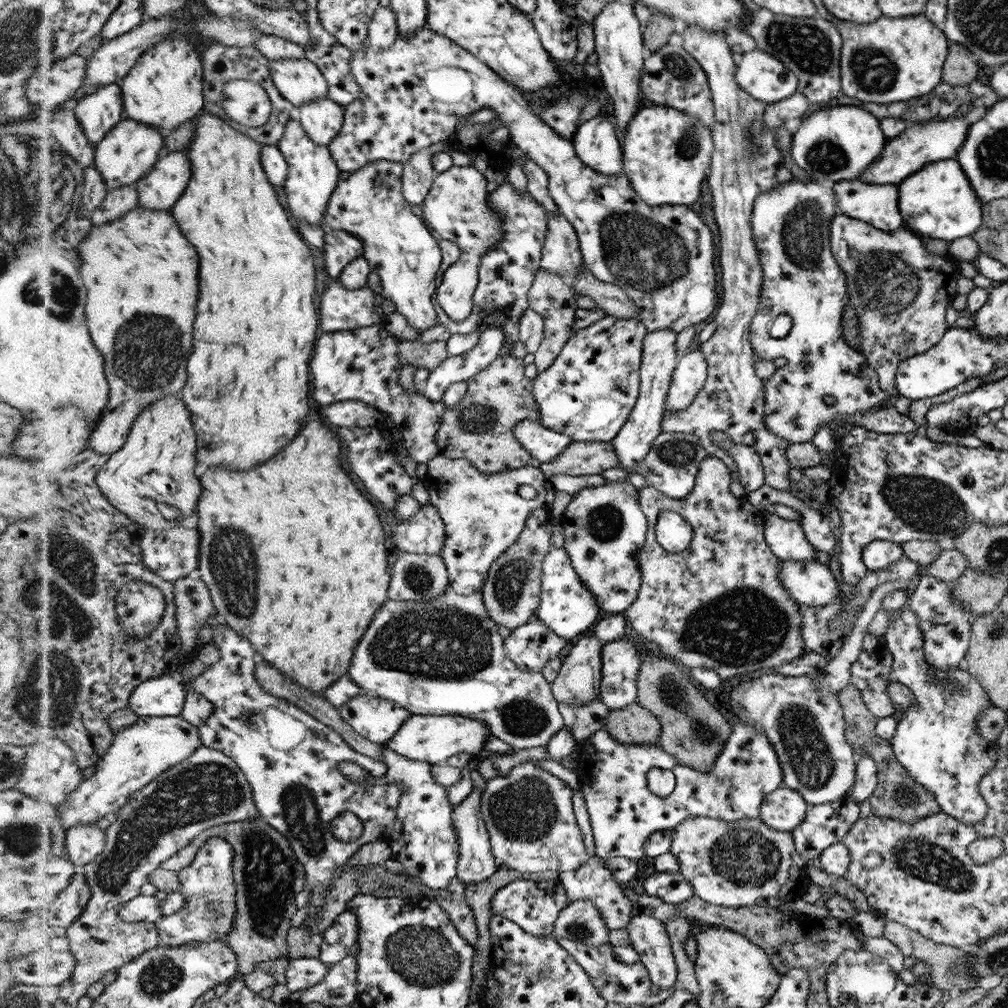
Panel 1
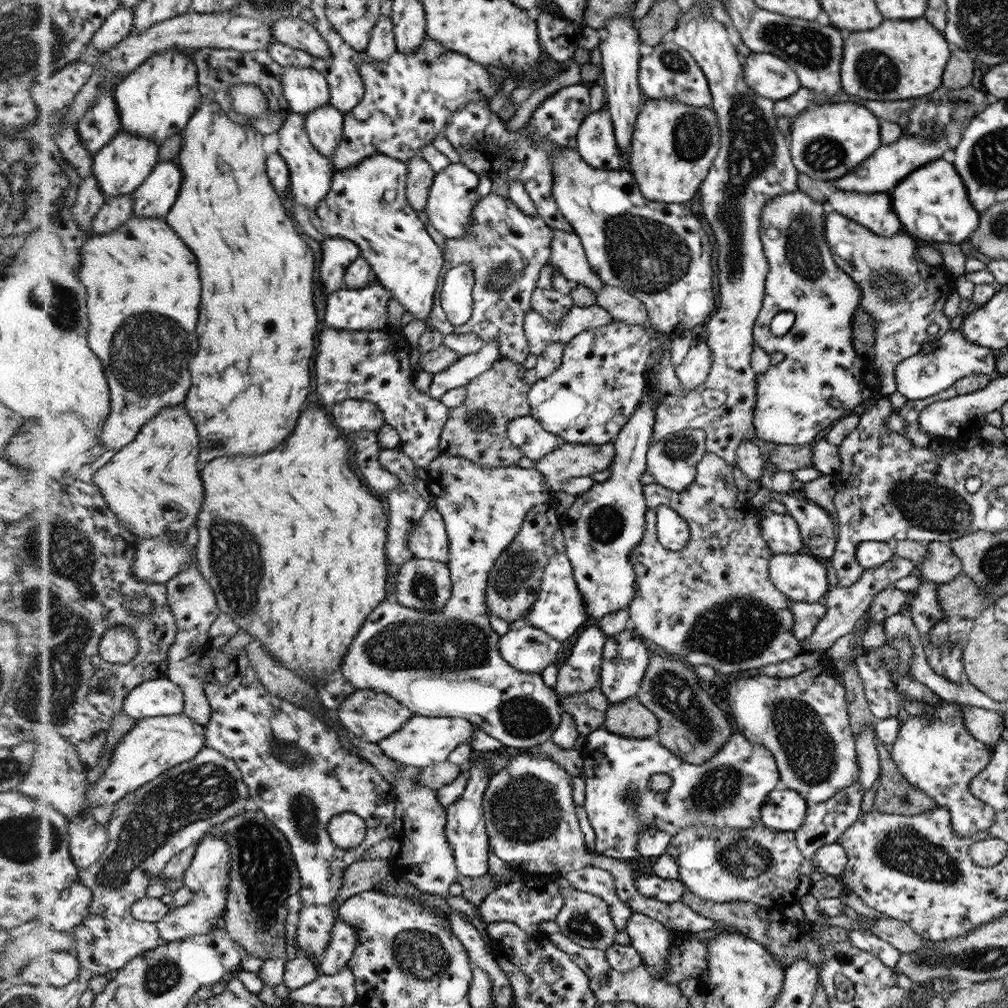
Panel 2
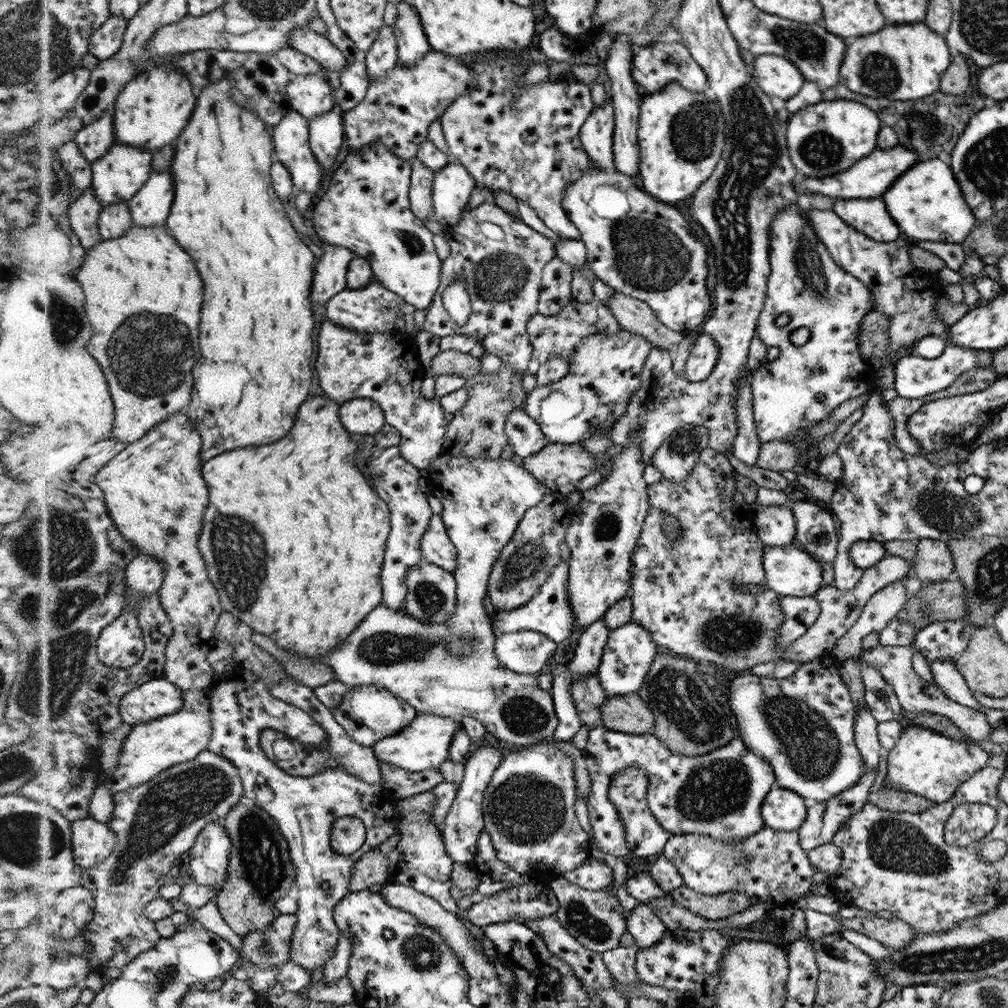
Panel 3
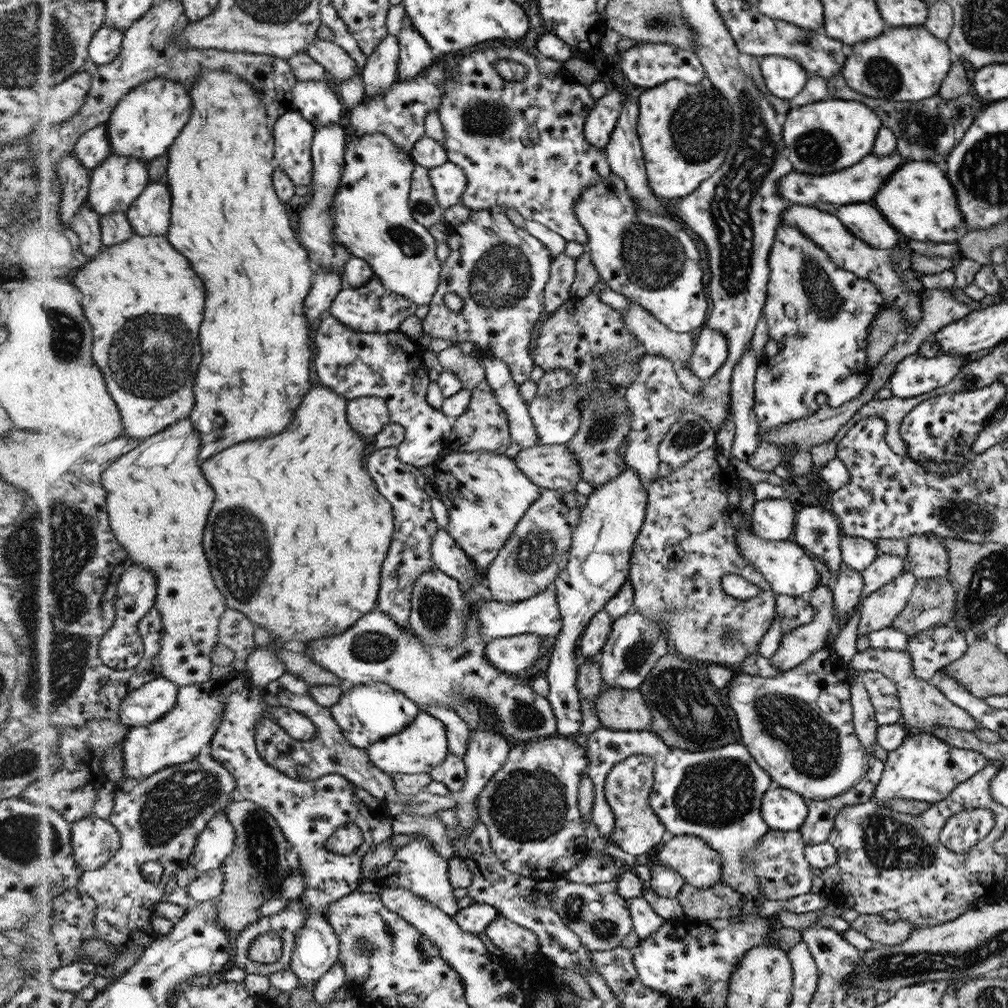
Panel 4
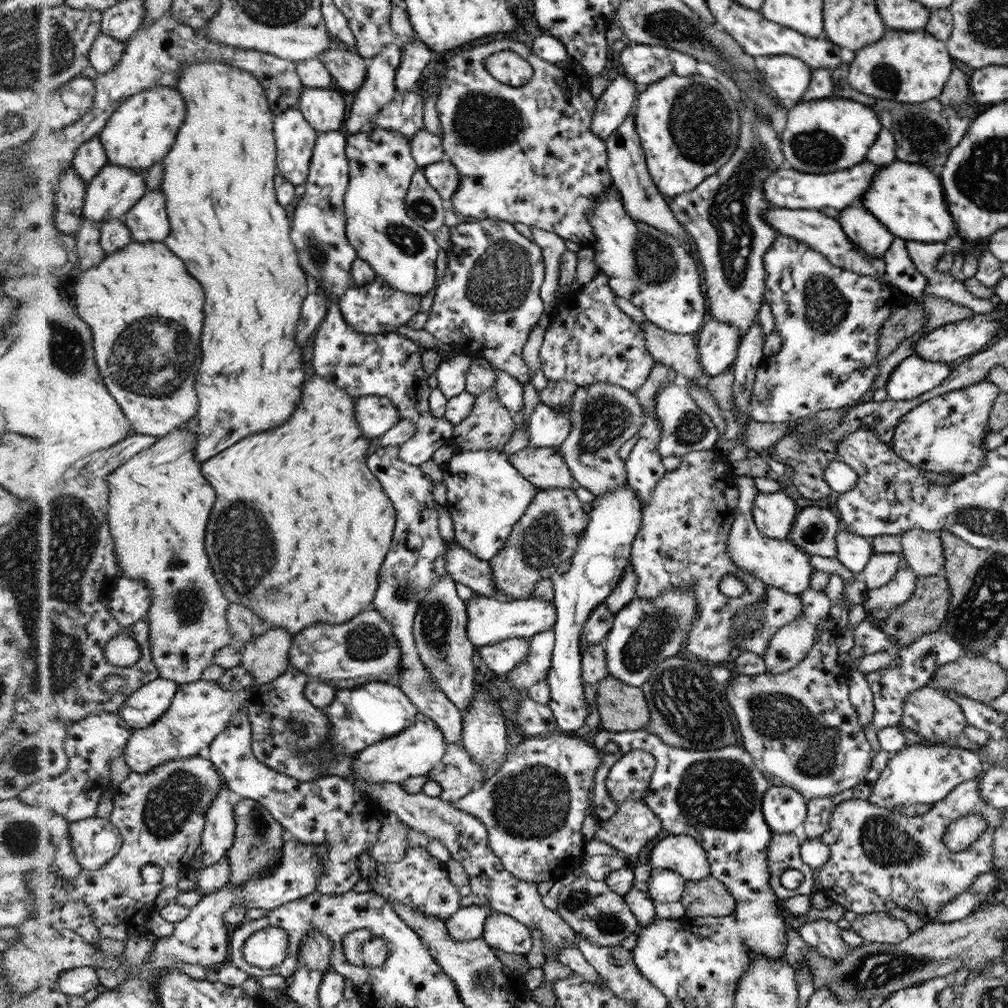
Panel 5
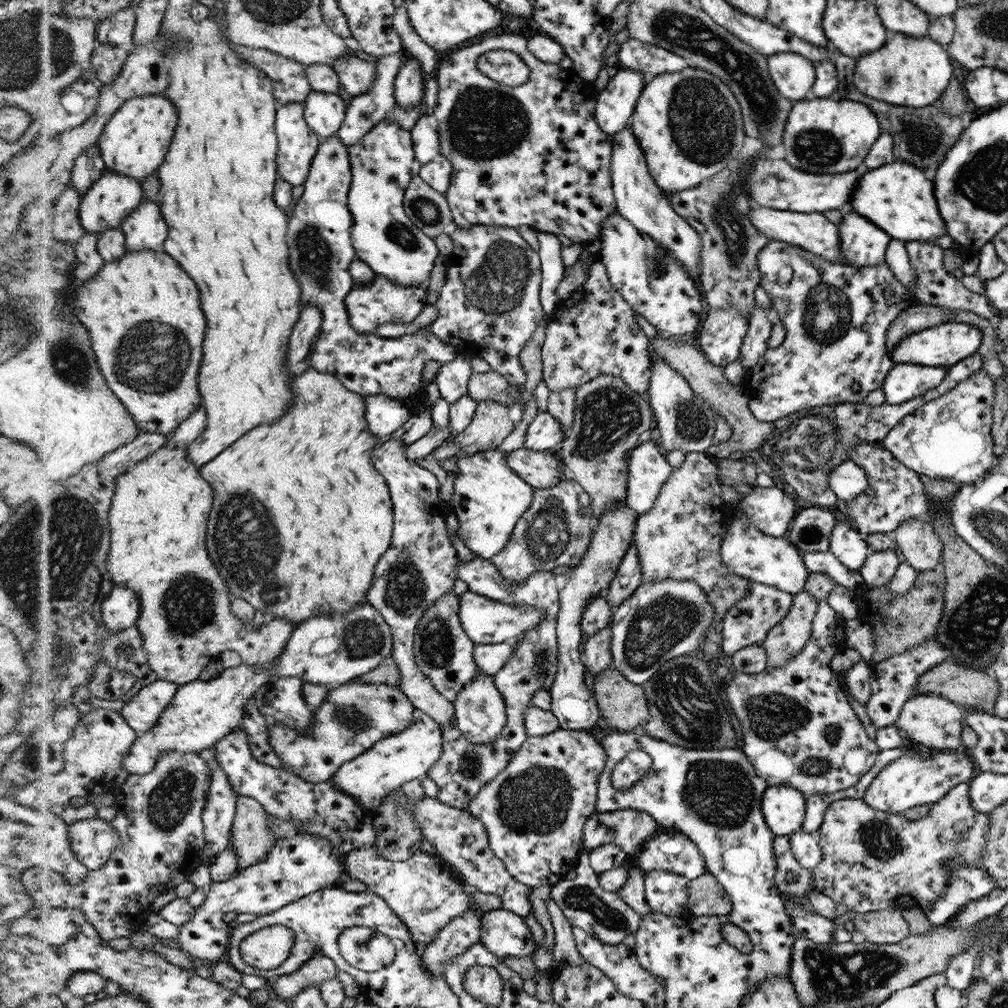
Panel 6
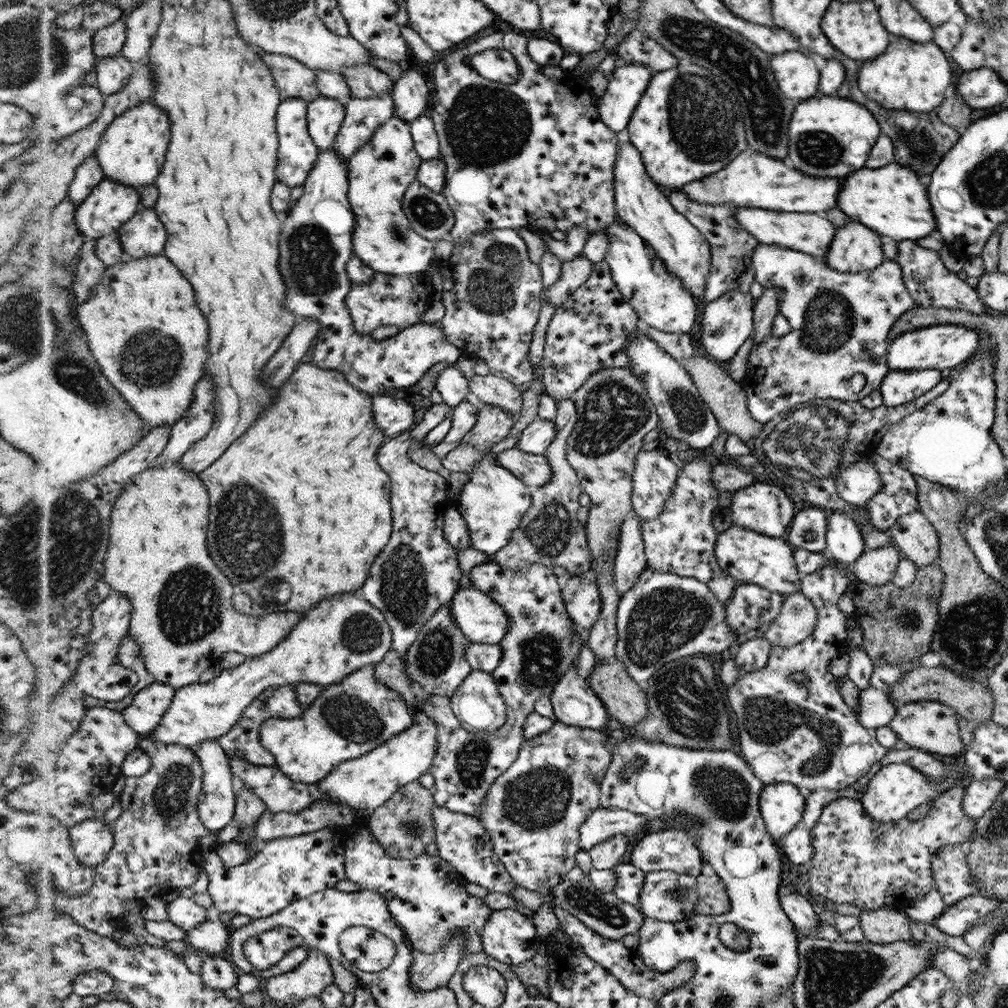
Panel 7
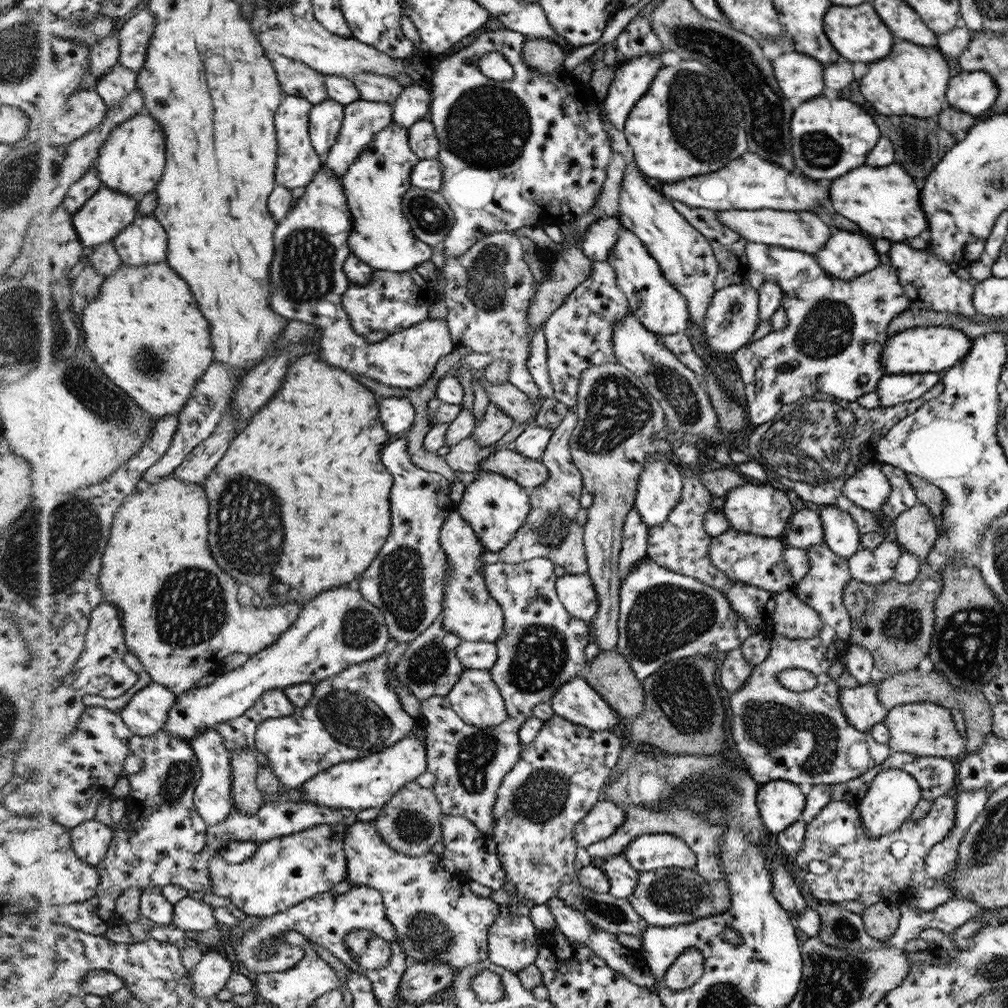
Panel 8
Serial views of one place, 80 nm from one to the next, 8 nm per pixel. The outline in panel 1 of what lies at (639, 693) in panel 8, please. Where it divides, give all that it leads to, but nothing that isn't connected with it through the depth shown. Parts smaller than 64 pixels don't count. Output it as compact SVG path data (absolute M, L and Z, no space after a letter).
M634 702L622 709L609 711L604 729L609 731L618 743L656 746L662 734L662 723L652 711Z

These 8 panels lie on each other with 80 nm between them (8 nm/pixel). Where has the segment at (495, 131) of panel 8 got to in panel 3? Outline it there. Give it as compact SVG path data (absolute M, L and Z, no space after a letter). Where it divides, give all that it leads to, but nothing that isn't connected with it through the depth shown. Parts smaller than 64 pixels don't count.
M497 55L490 60L480 60L471 64L479 88L460 94L455 98L454 104L439 118L450 150L450 161L462 163L467 167L467 170L474 175L476 189L480 190L483 186L487 186L488 199L493 199L493 193L497 190L510 192L514 198L523 200L532 210L535 210L538 218L541 218L542 222L559 237L581 240L579 227L571 221L563 206L563 200L565 188L576 176L579 176L580 172L588 168L598 169L584 150L579 137L584 121L591 116L596 107L590 97L590 86L573 79L568 83L567 78L522 86L515 85L515 80L518 80L533 65L522 56Z

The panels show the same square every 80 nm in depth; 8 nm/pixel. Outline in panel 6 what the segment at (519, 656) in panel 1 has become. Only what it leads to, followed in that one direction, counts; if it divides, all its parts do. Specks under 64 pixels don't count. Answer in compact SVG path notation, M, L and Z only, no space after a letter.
M515 642L490 643L474 646L474 659L478 671L495 675L510 661Z

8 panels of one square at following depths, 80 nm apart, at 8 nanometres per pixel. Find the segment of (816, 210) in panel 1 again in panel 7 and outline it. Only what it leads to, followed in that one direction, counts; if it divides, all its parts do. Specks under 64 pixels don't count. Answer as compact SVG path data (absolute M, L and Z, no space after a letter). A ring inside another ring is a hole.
M760 244L756 245L752 255L752 269L756 280L763 286L778 286L780 295L778 296L779 313L786 317L790 324L790 332L782 338L770 337L758 350L751 350L747 360L746 375L743 379L743 391L748 400L748 409L754 421L764 424L760 434L755 439L755 443L760 442L760 438L764 438L764 430L768 430L768 426L772 426L772 422L776 422L776 418L784 418L784 414L792 413L792 410L799 410L800 406L811 402L828 402L832 398L839 399L840 402L859 402L865 396L868 396L873 390L878 390L883 382L883 378L887 376L890 365L887 362L887 353L890 350L890 334L894 328L895 322L898 321L908 310L915 308L915 300L912 299L910 292L903 279L902 268L895 262L886 260L883 265L870 271L862 271L860 273L844 273L842 271L834 271L828 267L828 264L820 258L816 258L804 251L792 250L791 247L782 247L778 245ZM854 374L864 374L866 384L860 392L853 392L850 387L850 378Z

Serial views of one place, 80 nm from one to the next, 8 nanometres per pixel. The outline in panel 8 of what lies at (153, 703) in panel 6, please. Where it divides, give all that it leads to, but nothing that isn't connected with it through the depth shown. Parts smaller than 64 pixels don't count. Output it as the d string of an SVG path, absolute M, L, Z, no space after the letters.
M154 682L136 694L120 713L136 735L152 736L165 729L178 699L171 688Z

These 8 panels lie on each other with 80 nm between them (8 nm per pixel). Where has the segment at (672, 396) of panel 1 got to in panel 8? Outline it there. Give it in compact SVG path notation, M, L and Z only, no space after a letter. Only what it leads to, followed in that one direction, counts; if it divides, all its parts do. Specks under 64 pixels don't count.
M749 281L715 292L714 300L708 306L702 325L703 336L709 350L716 354L732 355L742 349L742 346L752 338L754 330L758 328L758 292L751 287Z

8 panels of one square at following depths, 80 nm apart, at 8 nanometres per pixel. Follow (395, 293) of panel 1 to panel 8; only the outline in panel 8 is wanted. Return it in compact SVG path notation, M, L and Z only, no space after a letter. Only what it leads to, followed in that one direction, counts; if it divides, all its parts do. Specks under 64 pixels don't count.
M392 121L372 139L341 178L354 219L351 250L374 271L408 272L436 258L437 246L428 246L414 236L401 207L404 193L411 186L411 172L419 160L419 155L411 149L409 128Z

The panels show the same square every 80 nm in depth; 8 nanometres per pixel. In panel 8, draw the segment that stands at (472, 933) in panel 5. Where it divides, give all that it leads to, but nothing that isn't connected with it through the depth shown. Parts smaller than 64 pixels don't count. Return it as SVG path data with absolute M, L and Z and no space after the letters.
M415 958L406 959L397 996L403 1002L425 1002L453 982L454 972L447 962L418 962Z

